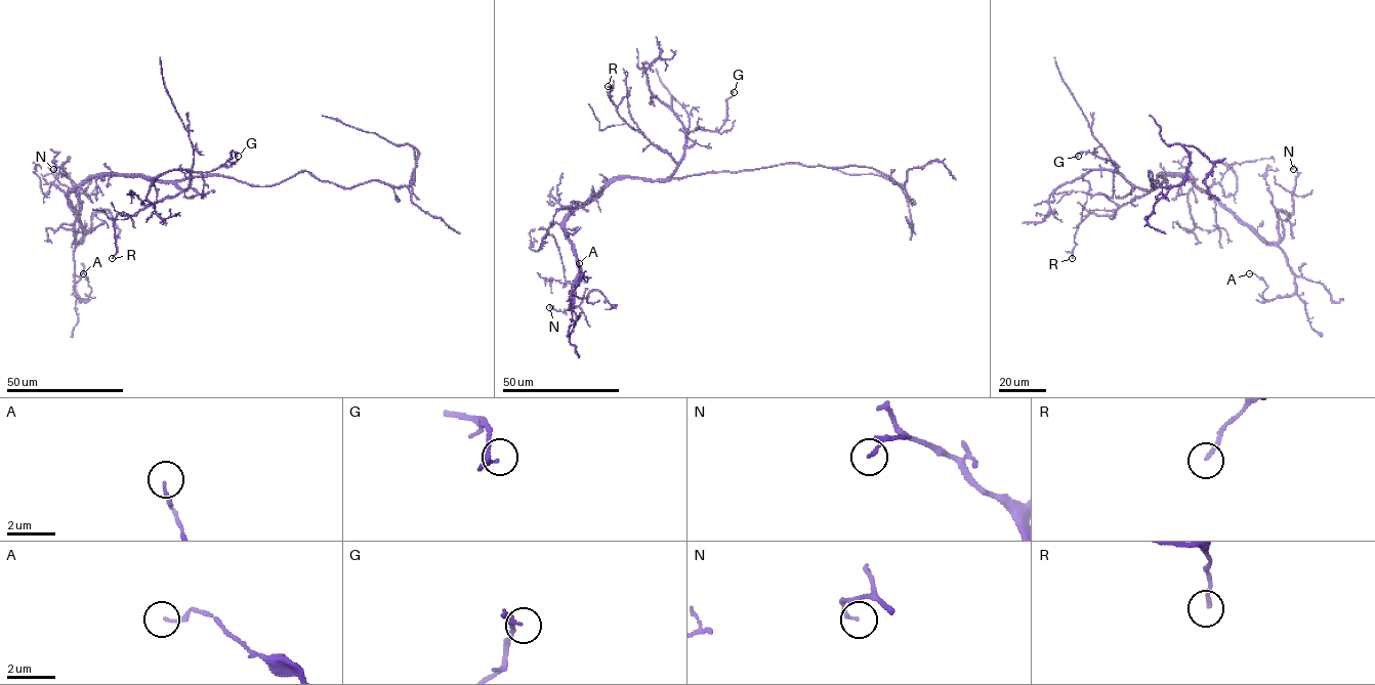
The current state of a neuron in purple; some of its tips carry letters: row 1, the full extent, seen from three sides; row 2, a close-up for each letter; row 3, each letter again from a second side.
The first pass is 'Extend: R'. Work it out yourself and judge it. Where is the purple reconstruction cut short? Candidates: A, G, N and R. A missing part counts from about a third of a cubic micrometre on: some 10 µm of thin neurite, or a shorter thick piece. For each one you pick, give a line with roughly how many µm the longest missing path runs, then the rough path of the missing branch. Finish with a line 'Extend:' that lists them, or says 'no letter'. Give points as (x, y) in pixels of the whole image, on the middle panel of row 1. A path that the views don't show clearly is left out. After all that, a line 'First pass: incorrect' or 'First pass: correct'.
Extend: no letter
First pass: incorrect

